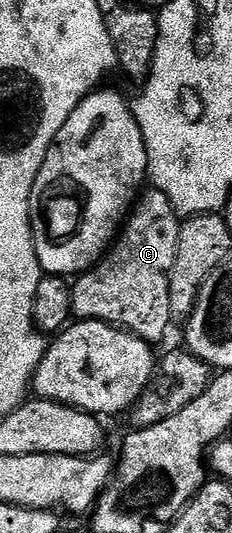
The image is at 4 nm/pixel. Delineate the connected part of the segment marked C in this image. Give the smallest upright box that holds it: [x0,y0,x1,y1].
[72,187,181,342]

